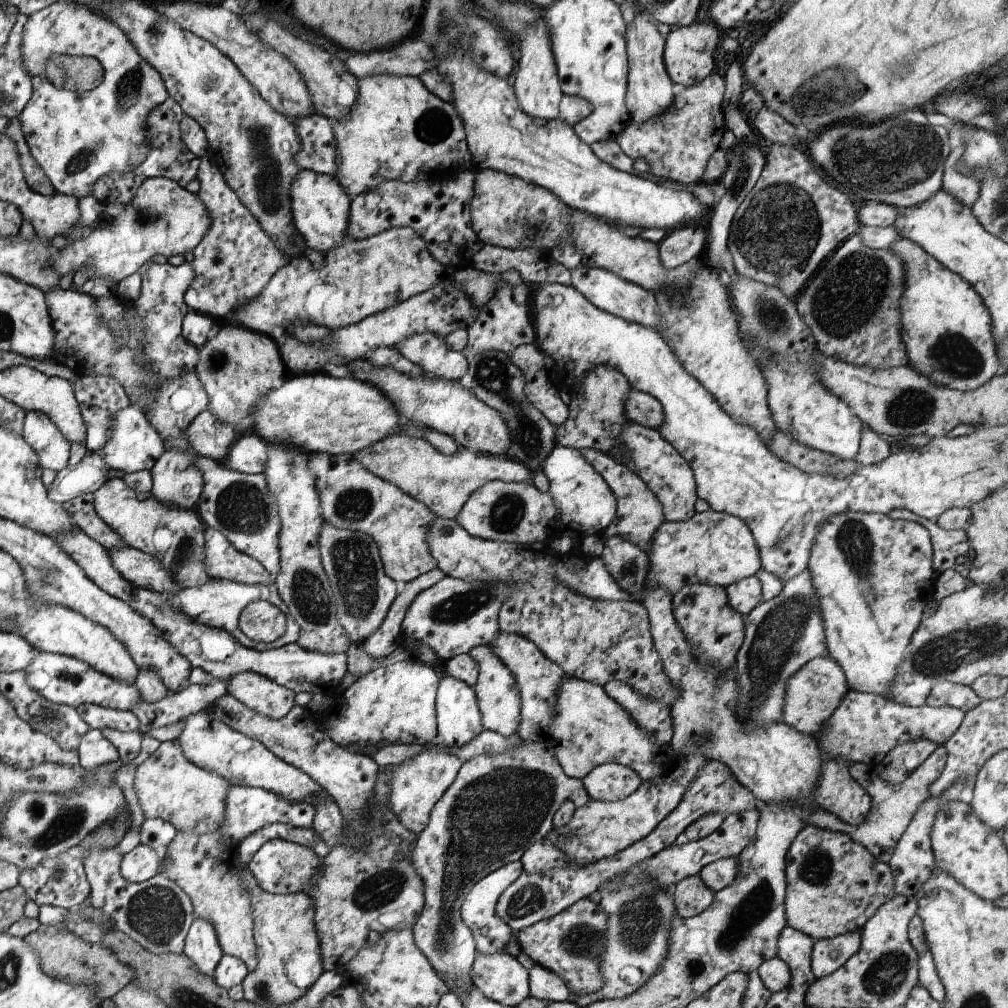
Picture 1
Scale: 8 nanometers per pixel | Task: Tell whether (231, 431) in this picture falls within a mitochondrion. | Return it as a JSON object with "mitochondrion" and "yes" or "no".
{"mitochondrion":"no"}

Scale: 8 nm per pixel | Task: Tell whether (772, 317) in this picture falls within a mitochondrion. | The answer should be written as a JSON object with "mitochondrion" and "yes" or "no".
{"mitochondrion":"yes"}

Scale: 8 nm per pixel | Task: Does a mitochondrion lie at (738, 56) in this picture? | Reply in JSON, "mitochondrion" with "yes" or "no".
{"mitochondrion":"no"}

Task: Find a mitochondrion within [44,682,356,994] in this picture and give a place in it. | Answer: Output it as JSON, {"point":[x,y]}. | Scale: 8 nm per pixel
{"point":[157,914]}

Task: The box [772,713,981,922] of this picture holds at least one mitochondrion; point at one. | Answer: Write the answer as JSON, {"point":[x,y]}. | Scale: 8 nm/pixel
{"point":[814,865]}

